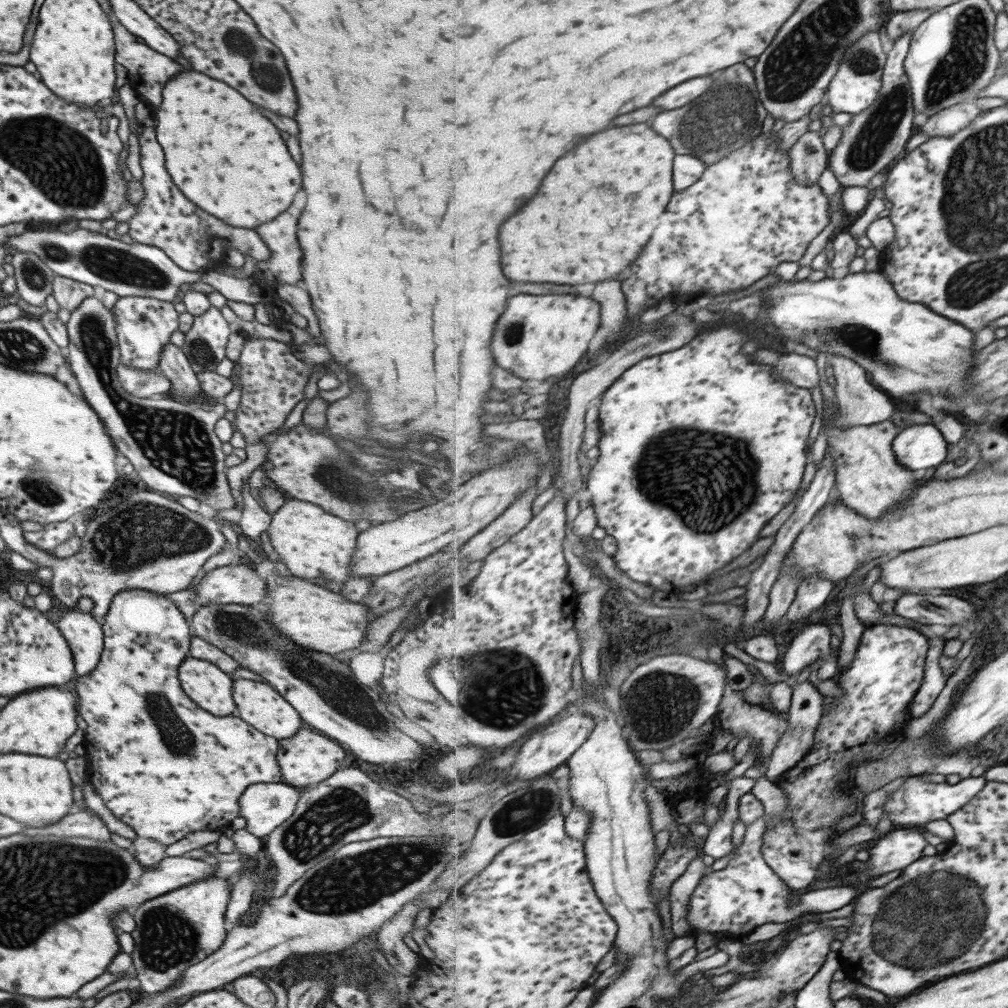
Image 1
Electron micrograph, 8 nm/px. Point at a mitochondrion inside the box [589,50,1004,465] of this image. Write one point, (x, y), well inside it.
(728, 117)

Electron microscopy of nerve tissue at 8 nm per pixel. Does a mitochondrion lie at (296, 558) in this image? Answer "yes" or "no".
no

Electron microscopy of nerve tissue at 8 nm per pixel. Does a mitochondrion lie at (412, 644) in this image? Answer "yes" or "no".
no

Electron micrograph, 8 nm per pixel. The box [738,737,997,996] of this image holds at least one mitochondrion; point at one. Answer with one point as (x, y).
(901, 930)

